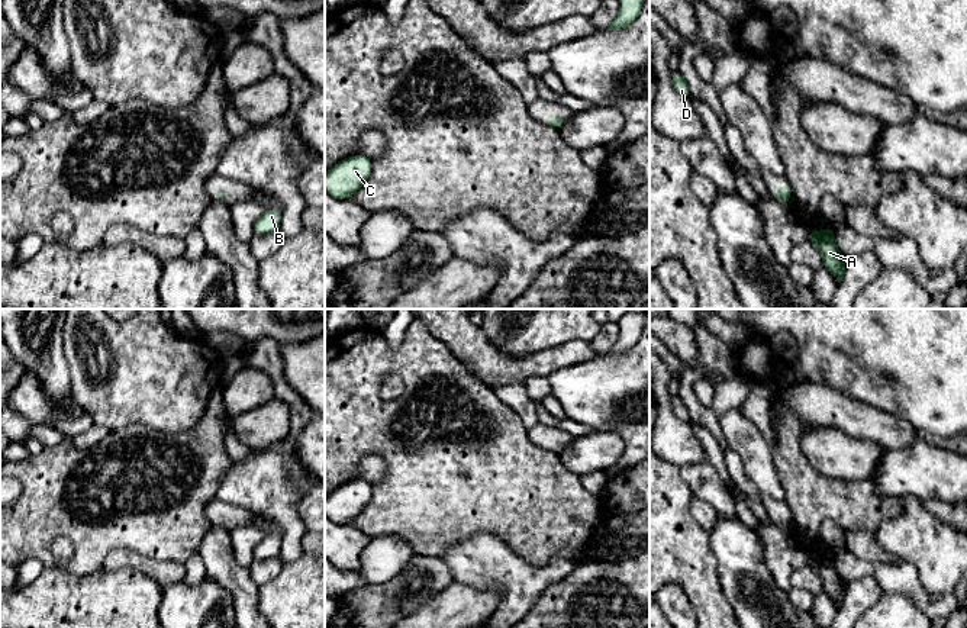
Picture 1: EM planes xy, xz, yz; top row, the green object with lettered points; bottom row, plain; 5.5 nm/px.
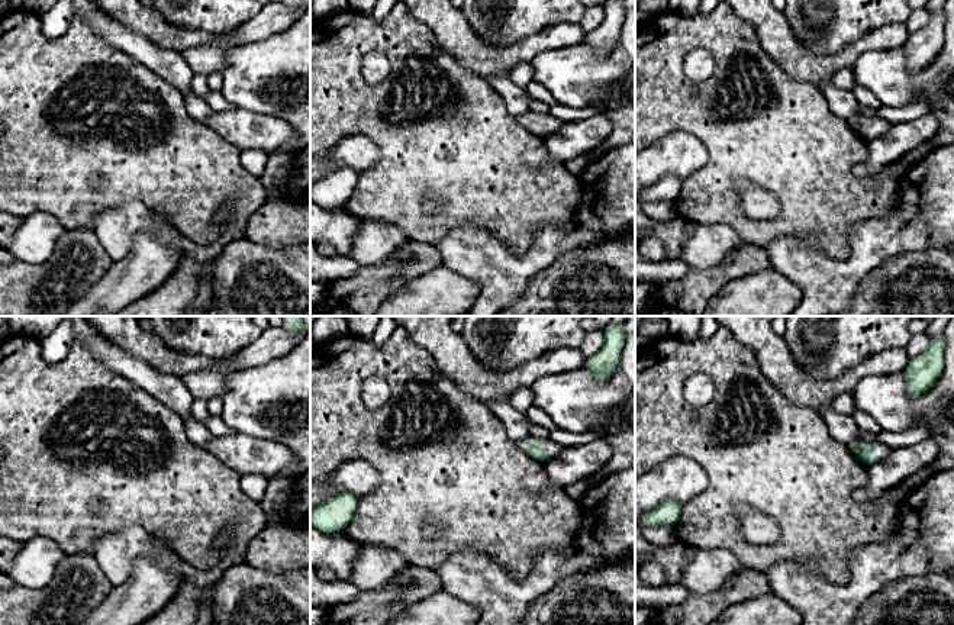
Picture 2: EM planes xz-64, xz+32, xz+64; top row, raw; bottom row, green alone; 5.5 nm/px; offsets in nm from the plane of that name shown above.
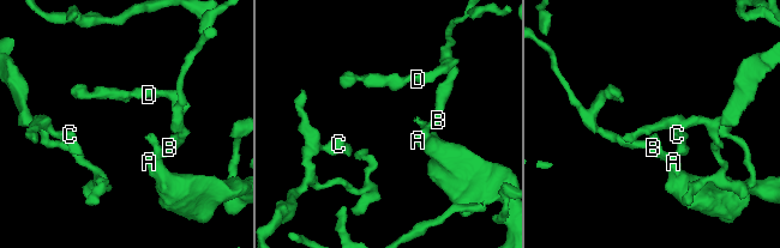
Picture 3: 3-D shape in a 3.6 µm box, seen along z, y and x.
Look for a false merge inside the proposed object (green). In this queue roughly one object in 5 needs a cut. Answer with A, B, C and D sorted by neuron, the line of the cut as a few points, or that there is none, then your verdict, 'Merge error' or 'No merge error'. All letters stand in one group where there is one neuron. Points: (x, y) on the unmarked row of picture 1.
Groups: A B C D. No split. No merge error

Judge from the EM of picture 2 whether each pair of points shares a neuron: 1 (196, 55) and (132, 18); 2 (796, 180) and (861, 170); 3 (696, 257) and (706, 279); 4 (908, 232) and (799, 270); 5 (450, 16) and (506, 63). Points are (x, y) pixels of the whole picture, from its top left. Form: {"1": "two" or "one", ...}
{"1": "two", "2": "two", "3": "two", "4": "one", "5": "one"}

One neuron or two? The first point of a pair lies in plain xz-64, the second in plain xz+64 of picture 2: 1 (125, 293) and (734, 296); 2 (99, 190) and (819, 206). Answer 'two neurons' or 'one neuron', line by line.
1: one neuron
2: one neuron

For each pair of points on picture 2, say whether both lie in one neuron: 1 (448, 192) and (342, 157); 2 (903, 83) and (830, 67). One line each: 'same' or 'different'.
1: different
2: different

